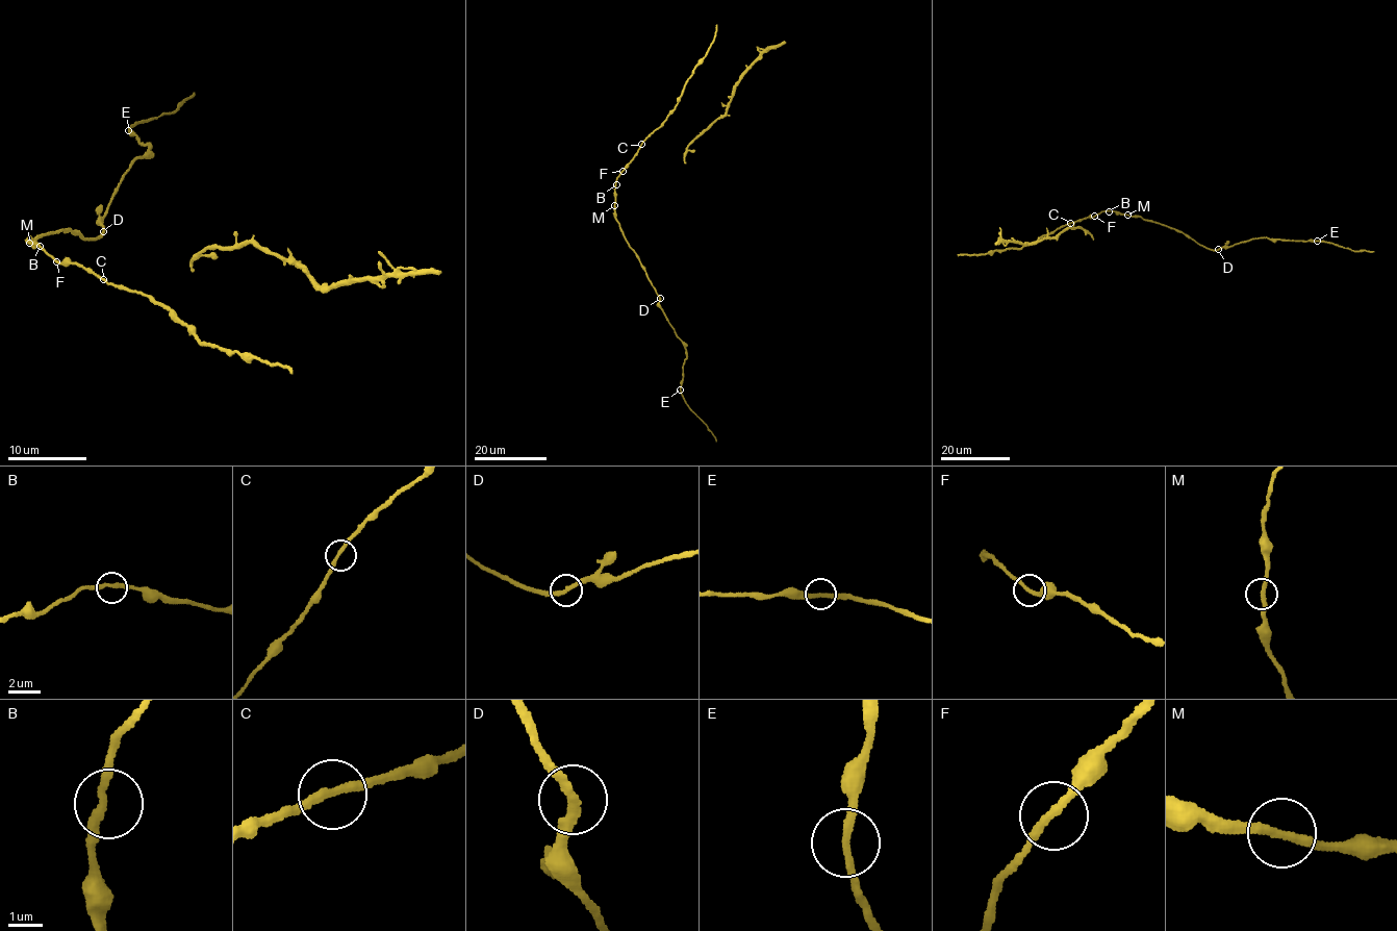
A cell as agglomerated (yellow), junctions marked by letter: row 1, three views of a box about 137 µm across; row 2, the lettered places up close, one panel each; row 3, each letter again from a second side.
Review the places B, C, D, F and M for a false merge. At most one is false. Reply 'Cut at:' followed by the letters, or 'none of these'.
Cut at: none of these

